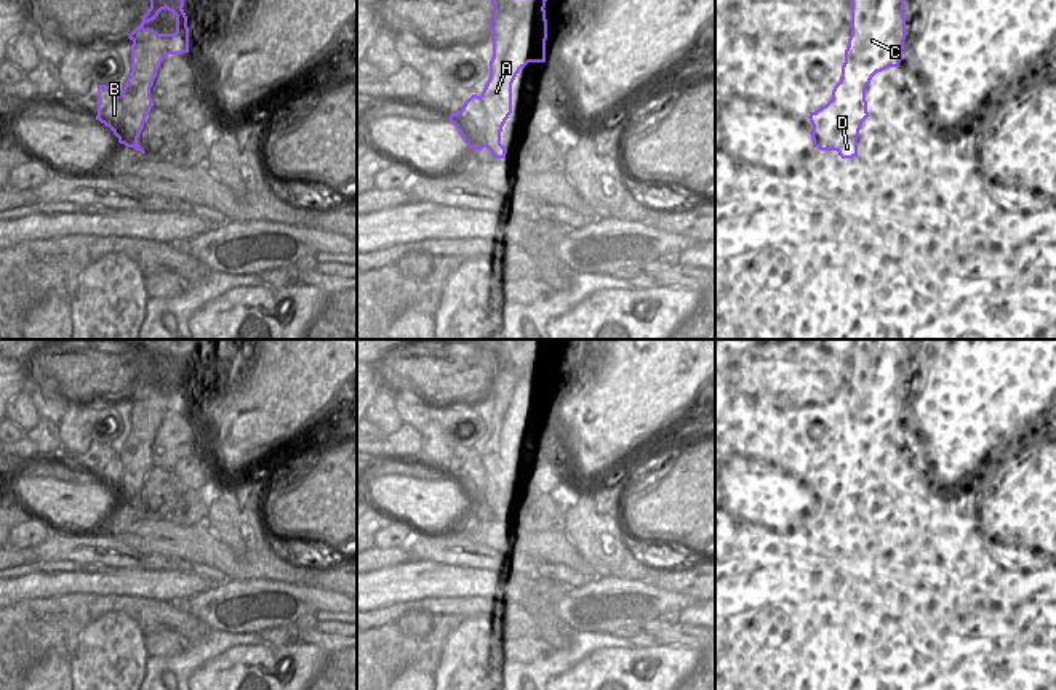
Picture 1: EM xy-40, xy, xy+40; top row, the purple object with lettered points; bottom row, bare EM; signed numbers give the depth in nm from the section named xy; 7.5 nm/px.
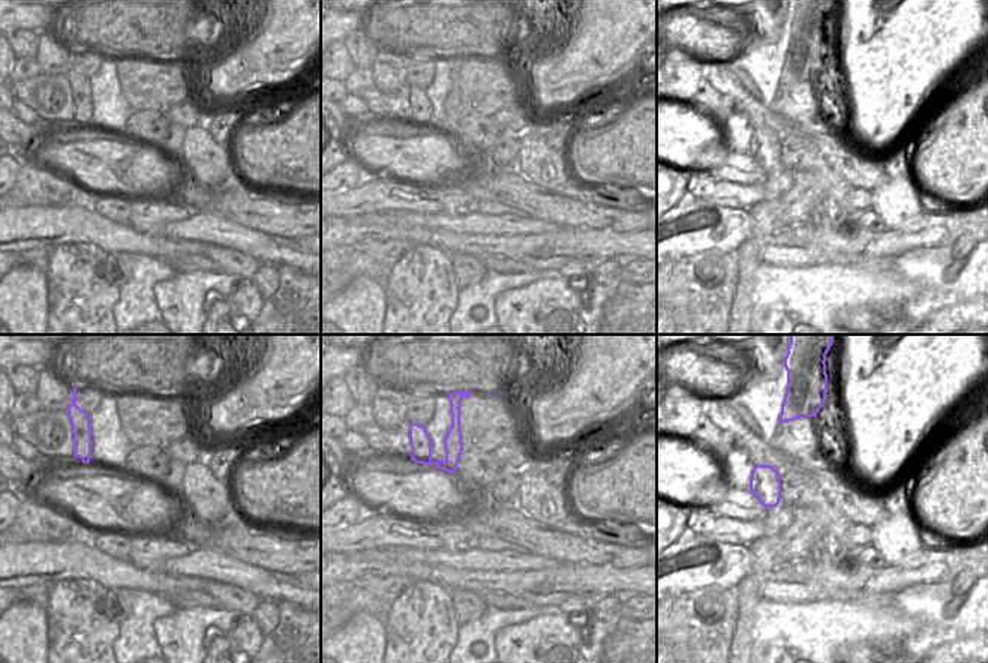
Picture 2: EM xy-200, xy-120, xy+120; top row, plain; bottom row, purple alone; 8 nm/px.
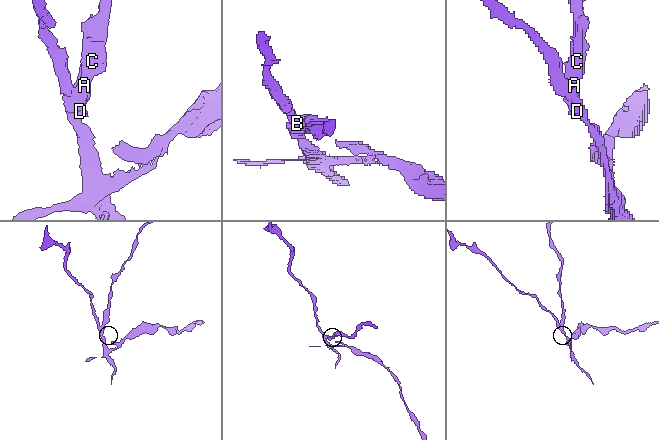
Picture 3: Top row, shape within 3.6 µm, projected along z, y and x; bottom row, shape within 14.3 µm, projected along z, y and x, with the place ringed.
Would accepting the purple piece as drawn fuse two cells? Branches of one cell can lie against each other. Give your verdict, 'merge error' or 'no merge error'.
merge error

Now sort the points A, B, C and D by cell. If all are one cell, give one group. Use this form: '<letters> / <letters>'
A C D / B

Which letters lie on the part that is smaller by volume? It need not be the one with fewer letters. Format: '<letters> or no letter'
A, C, D

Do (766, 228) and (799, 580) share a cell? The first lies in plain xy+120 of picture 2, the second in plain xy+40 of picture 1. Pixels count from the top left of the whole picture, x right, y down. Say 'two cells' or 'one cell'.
one cell

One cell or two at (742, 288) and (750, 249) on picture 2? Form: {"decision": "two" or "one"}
{"decision": "one"}

